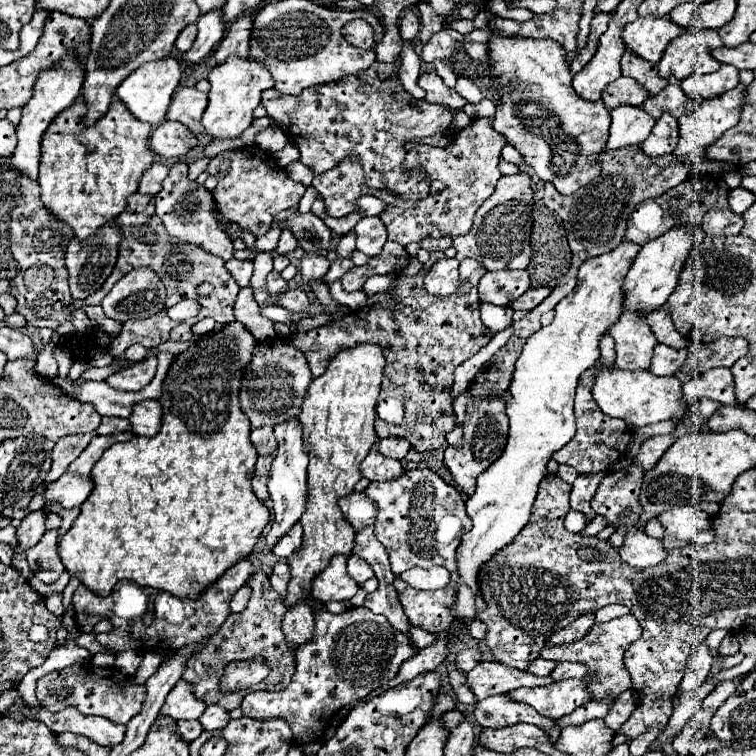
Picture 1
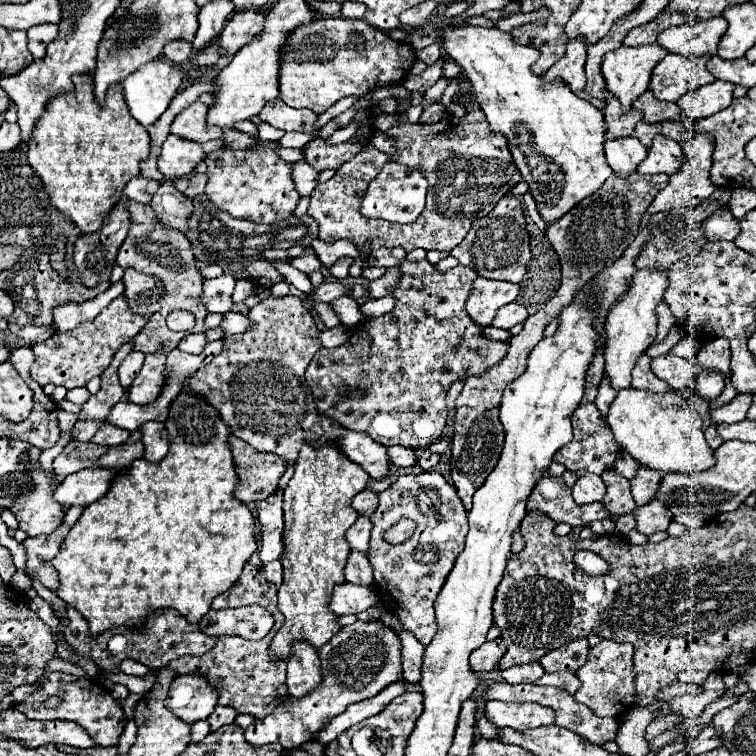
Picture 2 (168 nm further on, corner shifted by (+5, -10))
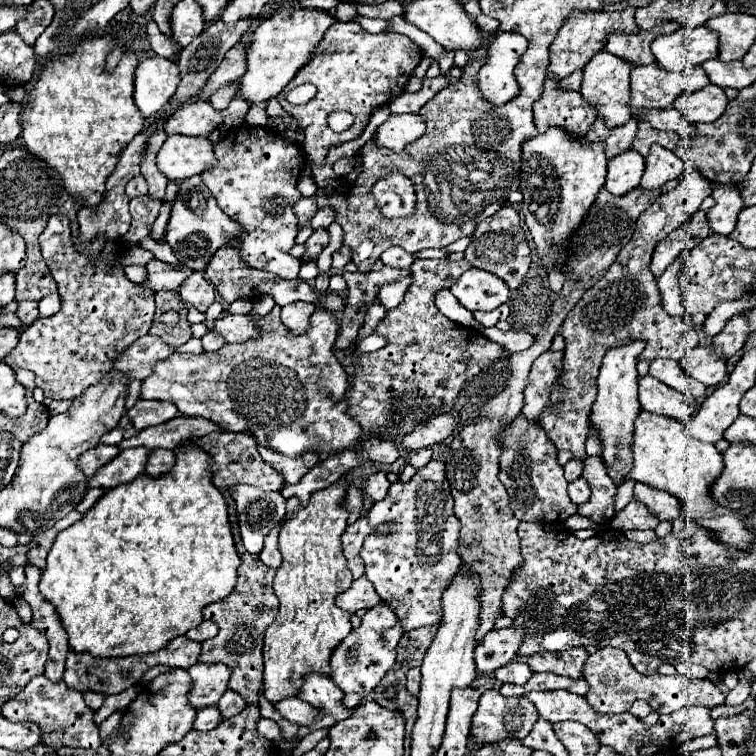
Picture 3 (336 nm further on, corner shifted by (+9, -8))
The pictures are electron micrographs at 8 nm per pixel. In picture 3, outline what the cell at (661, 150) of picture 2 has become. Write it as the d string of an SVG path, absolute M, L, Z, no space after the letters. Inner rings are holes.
M652 145L650 155L646 157L646 171L642 175L640 187L650 191L660 189L668 181L680 179L684 171L686 171L686 165L674 151L668 151L660 145Z

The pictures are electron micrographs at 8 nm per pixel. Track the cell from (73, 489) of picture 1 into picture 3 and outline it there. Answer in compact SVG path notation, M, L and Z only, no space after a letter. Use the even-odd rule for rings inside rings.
M144 447L120 451L120 455L114 461L110 461L108 465L104 465L96 473L96 477L88 481L88 485L90 487L112 489L112 487L118 487L122 483L134 481L138 475L142 475L146 471L144 465L148 461L148 453L152 453L152 451L144 449Z

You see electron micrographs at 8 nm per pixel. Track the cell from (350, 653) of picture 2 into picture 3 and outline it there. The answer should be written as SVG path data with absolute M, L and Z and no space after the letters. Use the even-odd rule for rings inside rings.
M380 603L372 607L364 617L362 625L336 647L330 667L332 667L332 681L344 691L344 693L358 693L362 697L370 695L374 687L380 683L380 679L386 675L386 671L396 663L396 645L402 637L404 629L400 621L396 621L396 615L388 605Z

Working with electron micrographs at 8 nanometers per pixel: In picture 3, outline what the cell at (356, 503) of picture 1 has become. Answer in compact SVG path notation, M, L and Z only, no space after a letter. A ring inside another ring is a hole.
M378 471L366 479L364 491L372 501L380 501L380 499L384 499L384 493L388 491L388 487L390 487L390 481L386 479L386 473Z

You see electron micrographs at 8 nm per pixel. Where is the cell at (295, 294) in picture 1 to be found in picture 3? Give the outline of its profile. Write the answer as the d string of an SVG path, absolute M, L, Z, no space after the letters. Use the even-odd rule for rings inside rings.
M276 305L266 317L252 319L260 325L262 337L240 345L224 345L220 351L194 353L172 353L168 359L154 365L154 375L142 381L142 399L172 401L186 417L204 417L218 423L226 431L252 433L260 443L270 449L298 457L306 451L318 455L332 455L348 447L356 447L362 439L362 429L344 413L344 393L348 391L348 375L340 361L334 357L332 345L338 335L338 321L334 313L316 309L310 319L308 333L294 337L280 321L280 307Z

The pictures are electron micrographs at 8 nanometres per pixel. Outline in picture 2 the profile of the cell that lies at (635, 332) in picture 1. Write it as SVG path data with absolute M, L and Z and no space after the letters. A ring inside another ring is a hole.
M642 353L638 357L638 363L632 371L632 387L634 389L644 389L644 391L656 391L656 393L666 393L670 389L668 383L660 381L652 371L650 371L650 357Z

